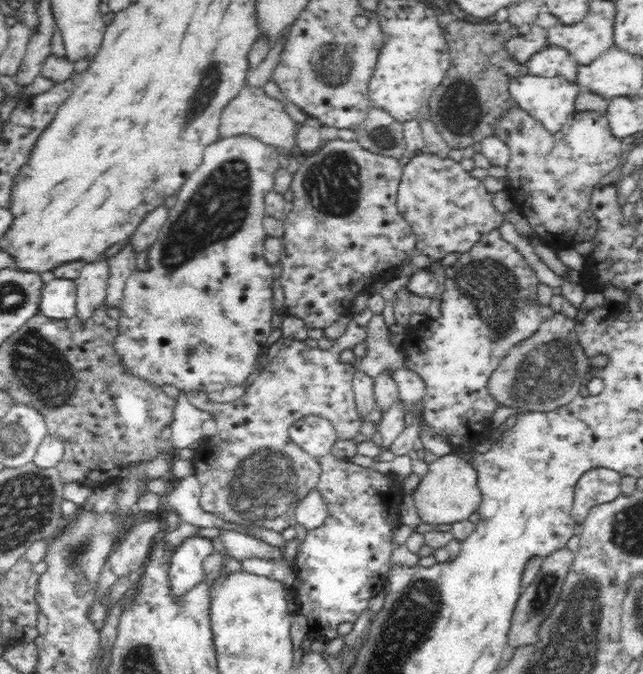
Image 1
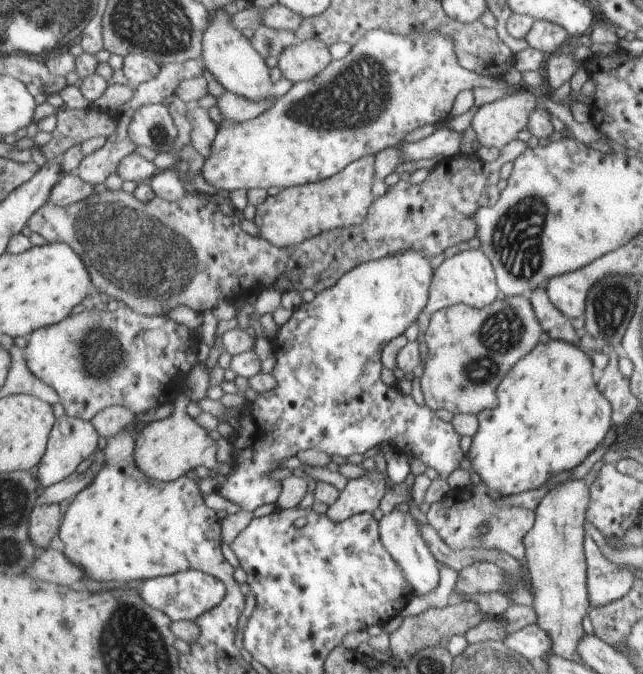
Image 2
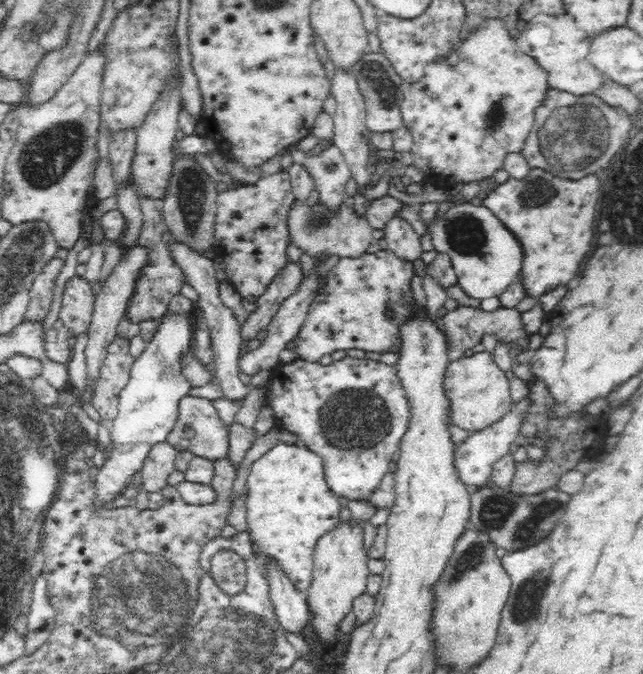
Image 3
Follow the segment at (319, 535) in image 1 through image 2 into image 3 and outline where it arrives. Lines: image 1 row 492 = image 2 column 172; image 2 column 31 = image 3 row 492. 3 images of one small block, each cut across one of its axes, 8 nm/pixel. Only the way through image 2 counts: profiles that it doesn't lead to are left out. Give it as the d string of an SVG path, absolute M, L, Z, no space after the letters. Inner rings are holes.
M350 356L334 360L328 366L298 358L292 364L274 368L267 388L266 404L274 411L276 426L297 435L308 449L324 459L325 479L337 495L348 501L364 501L379 480L390 473L389 466L398 451L398 442L410 422L408 399L393 366Z

